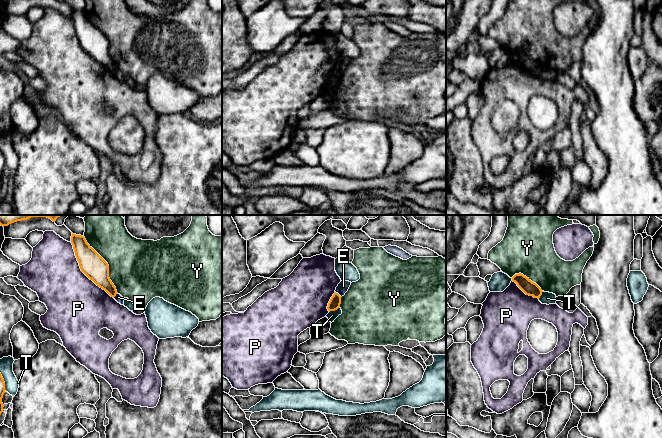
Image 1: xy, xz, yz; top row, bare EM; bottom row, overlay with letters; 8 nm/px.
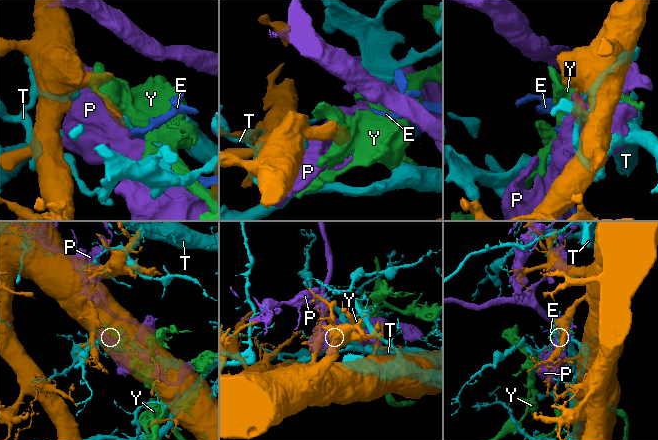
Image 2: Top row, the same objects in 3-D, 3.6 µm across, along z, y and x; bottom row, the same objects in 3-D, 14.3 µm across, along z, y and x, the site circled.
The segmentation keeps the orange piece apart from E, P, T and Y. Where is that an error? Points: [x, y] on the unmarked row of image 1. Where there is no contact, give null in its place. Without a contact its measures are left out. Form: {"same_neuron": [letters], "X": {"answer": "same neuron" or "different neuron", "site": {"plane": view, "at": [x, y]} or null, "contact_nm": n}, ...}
{"same_neuron": [], "E": {"answer": "different neuron", "site": {"plane": "xz", "at": [337, 69]}, "contact_nm": 70}, "P": {"answer": "different neuron", "site": {"plane": "xy", "at": [83, 48]}, "contact_nm": 550}, "T": {"answer": "different neuron", "site": {"plane": "xz", "at": [334, 86]}, "contact_nm": 100}, "Y": {"answer": "different neuron", "site": {"plane": "xy", "at": [107, 40]}, "contact_nm": 550}}

